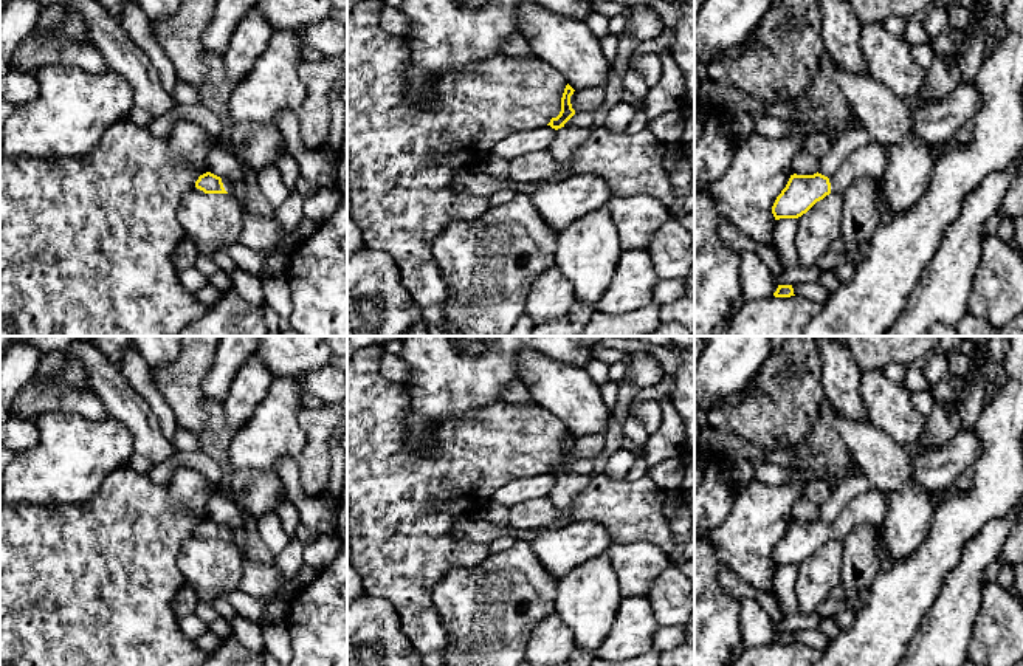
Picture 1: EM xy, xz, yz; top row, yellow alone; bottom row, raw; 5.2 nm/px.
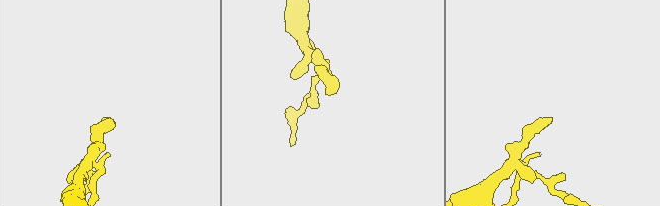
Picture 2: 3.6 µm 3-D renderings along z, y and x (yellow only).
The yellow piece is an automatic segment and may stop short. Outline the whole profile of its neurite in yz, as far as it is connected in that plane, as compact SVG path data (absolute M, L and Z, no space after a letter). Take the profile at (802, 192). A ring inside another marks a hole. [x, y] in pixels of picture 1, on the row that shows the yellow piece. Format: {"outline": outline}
{"outline": "M873 142L851 152L831 178L818 172L814 175L794 173L777 197L772 214L775 220L798 218L831 192L843 192L860 178L880 181L887 161L887 149Z"}

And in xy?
{"outline": "M211 172L198 177L195 187L205 194L232 194L234 183L228 178L220 178Z"}

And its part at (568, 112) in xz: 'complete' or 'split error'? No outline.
split error

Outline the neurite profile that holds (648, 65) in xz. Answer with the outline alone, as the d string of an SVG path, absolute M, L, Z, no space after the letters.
M657 53L639 54L631 57L634 70L643 77L646 85L654 87L662 77L662 57Z

